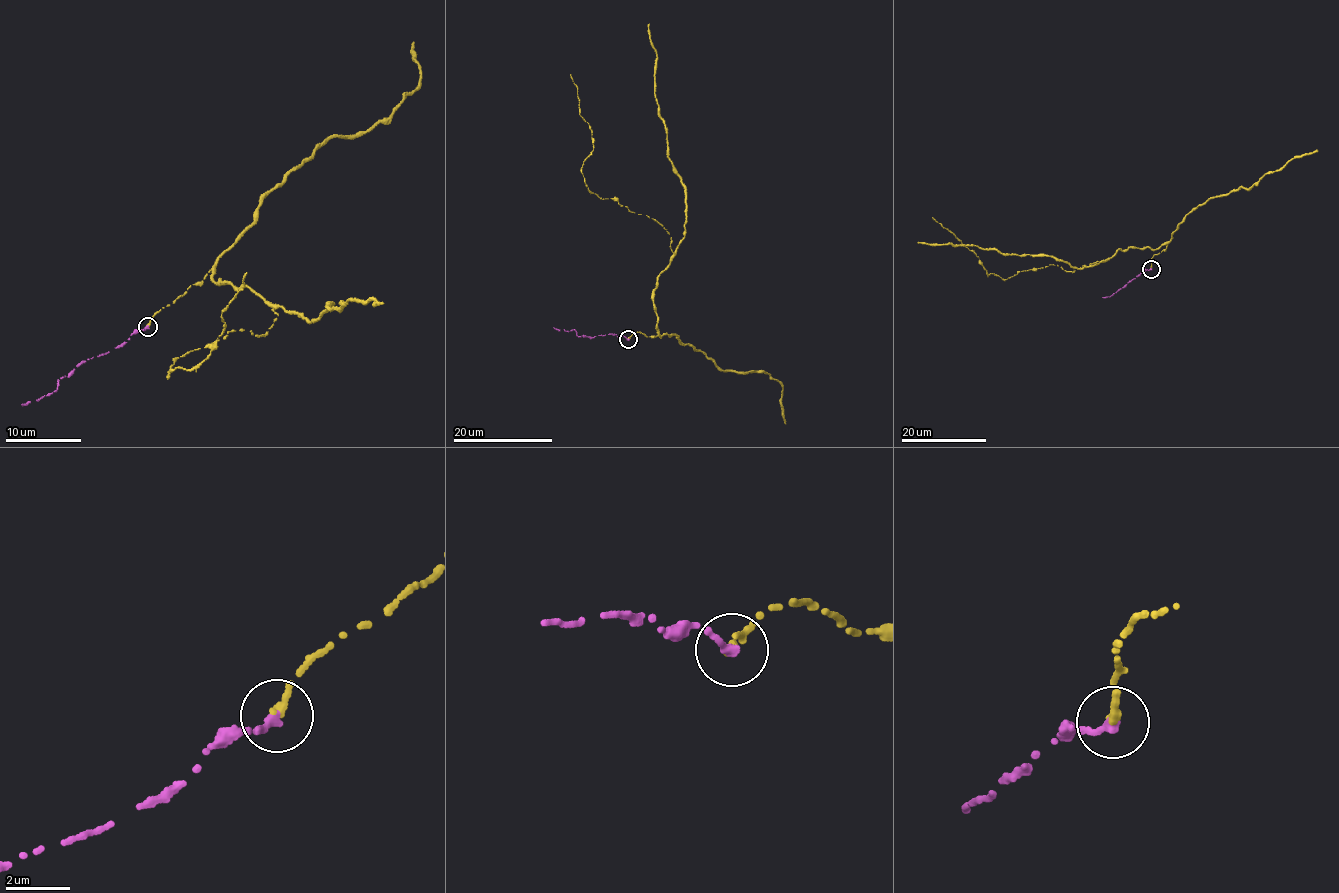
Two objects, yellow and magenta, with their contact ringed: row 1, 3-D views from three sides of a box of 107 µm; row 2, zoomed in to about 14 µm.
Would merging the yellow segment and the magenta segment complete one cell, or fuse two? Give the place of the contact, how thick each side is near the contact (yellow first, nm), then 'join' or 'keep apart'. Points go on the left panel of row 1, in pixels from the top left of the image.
at (147, 326); 280 nm thick on the yellow side, 320 nm on the other; join

